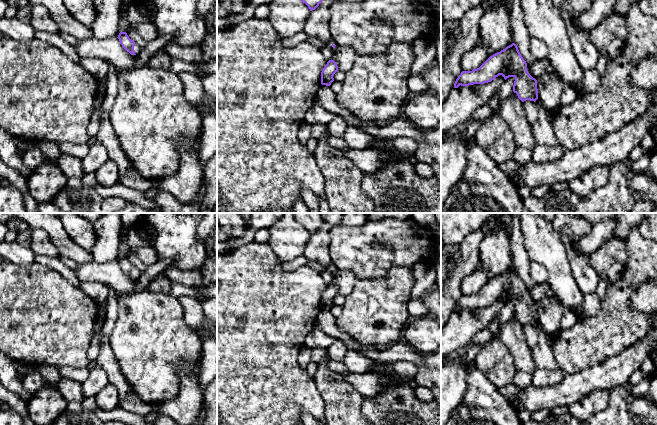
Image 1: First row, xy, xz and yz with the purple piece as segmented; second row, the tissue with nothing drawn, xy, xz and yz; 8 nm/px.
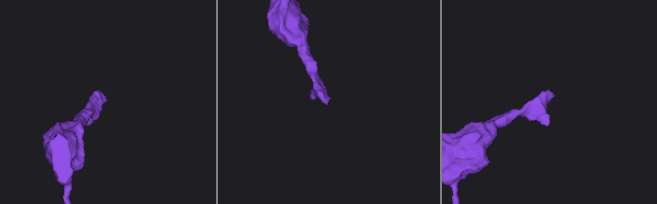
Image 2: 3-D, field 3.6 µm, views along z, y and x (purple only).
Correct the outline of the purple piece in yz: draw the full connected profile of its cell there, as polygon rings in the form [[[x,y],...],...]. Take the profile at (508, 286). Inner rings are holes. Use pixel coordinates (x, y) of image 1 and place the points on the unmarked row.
[[[515,267],[490,280],[479,292],[462,295],[454,307],[454,312],[491,306],[499,299],[506,304],[514,301],[513,316],[524,326],[538,323],[537,304],[527,294],[527,287]]]

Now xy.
[[[120,256],[118,261],[122,271],[131,279],[138,279],[142,272],[129,262],[126,256]]]

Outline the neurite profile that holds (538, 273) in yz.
[[[531,262],[529,268],[529,275],[531,279],[538,284],[547,282],[547,269],[539,263]]]

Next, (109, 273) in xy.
[[[95,261],[79,264],[74,271],[80,281],[99,281],[113,288],[119,295],[131,294],[136,288],[136,279],[131,279],[120,268],[119,263]]]

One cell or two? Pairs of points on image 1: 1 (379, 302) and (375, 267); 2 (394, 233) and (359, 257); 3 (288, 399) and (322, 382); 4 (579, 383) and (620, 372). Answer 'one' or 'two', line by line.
1: two
2: one
3: two
4: one

